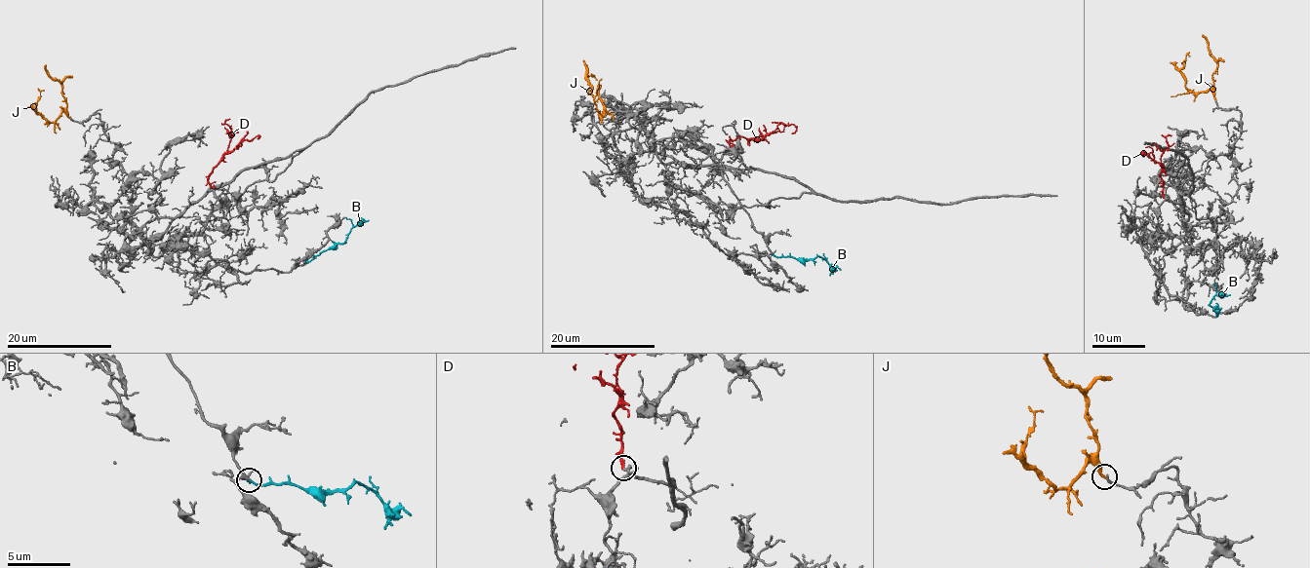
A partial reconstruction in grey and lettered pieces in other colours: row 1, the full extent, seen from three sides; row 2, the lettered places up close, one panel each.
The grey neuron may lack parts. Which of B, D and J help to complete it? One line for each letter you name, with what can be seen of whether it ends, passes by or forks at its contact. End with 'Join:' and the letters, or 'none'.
B: it ends
Join: B

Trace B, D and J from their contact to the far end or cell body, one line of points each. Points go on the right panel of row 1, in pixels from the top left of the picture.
B: (1216, 315), (1215, 308), (1210, 305), (1213, 297), (1221, 293)
D: (1164, 197), (1160, 174), (1162, 170), (1149, 158)
J: (1215, 98), (1210, 90), (1193, 92), (1185, 85), (1180, 71), (1186, 56), (1189, 56)

